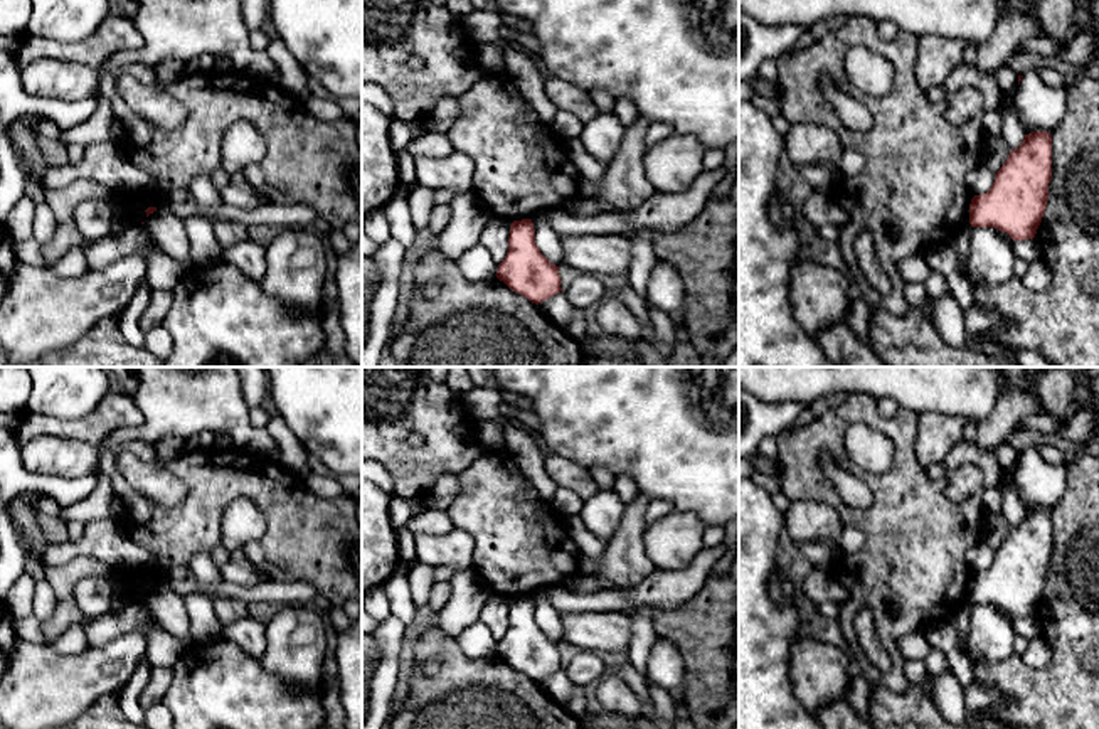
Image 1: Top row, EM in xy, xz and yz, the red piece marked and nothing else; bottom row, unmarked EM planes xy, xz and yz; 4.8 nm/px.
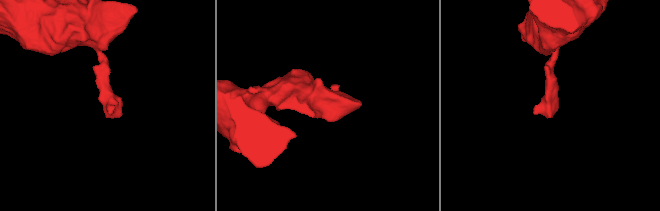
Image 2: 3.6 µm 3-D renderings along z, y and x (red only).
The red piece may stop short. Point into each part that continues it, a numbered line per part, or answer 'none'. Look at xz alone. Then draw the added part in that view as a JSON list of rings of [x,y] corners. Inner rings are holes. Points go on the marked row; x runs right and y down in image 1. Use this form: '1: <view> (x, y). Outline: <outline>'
none

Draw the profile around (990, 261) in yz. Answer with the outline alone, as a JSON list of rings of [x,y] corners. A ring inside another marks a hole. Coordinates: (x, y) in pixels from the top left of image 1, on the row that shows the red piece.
[[[971,227],[964,274],[971,285],[1003,285],[1015,278],[1013,244],[995,227]]]

